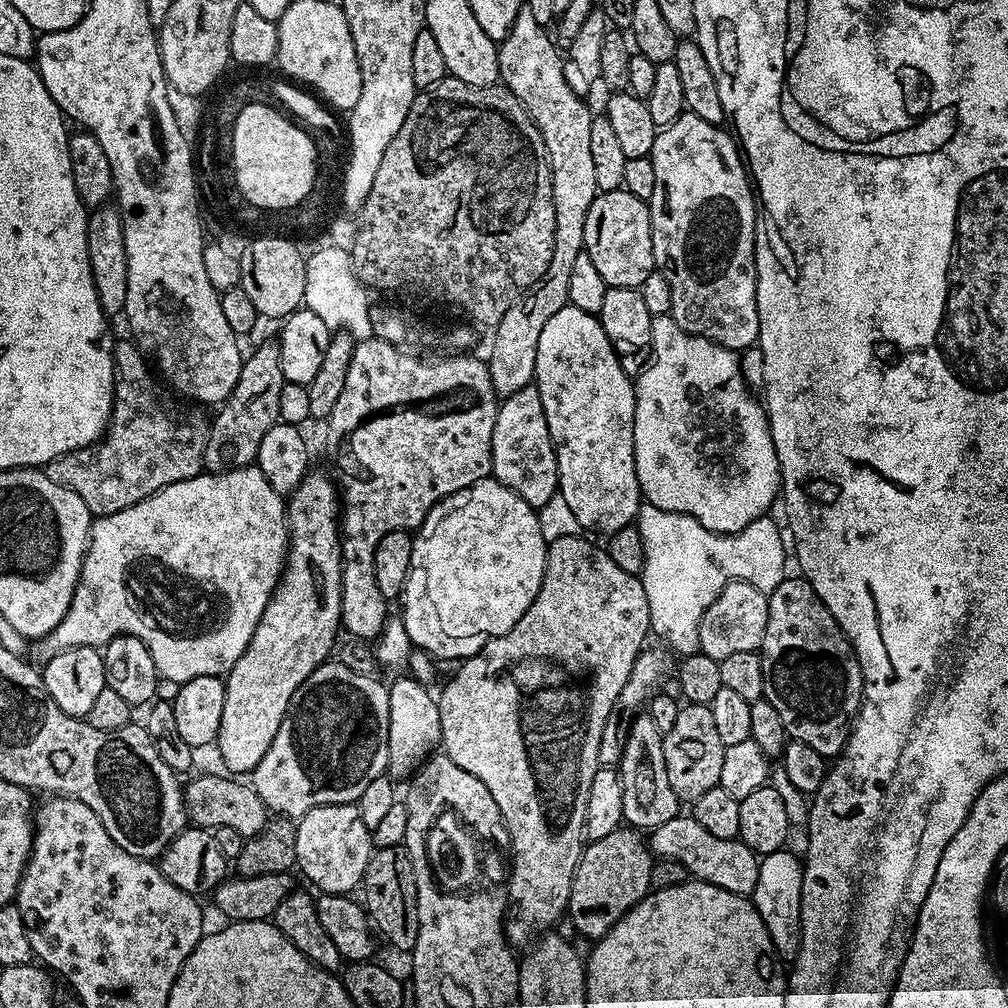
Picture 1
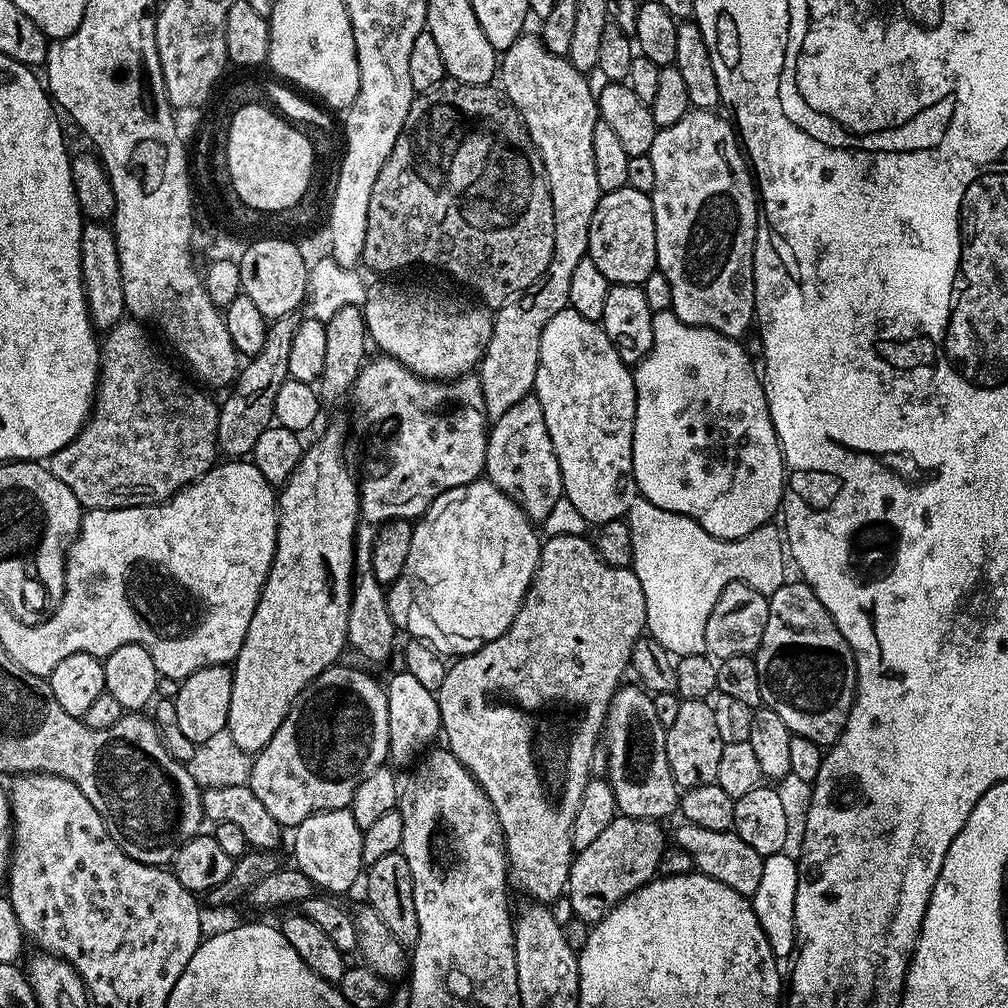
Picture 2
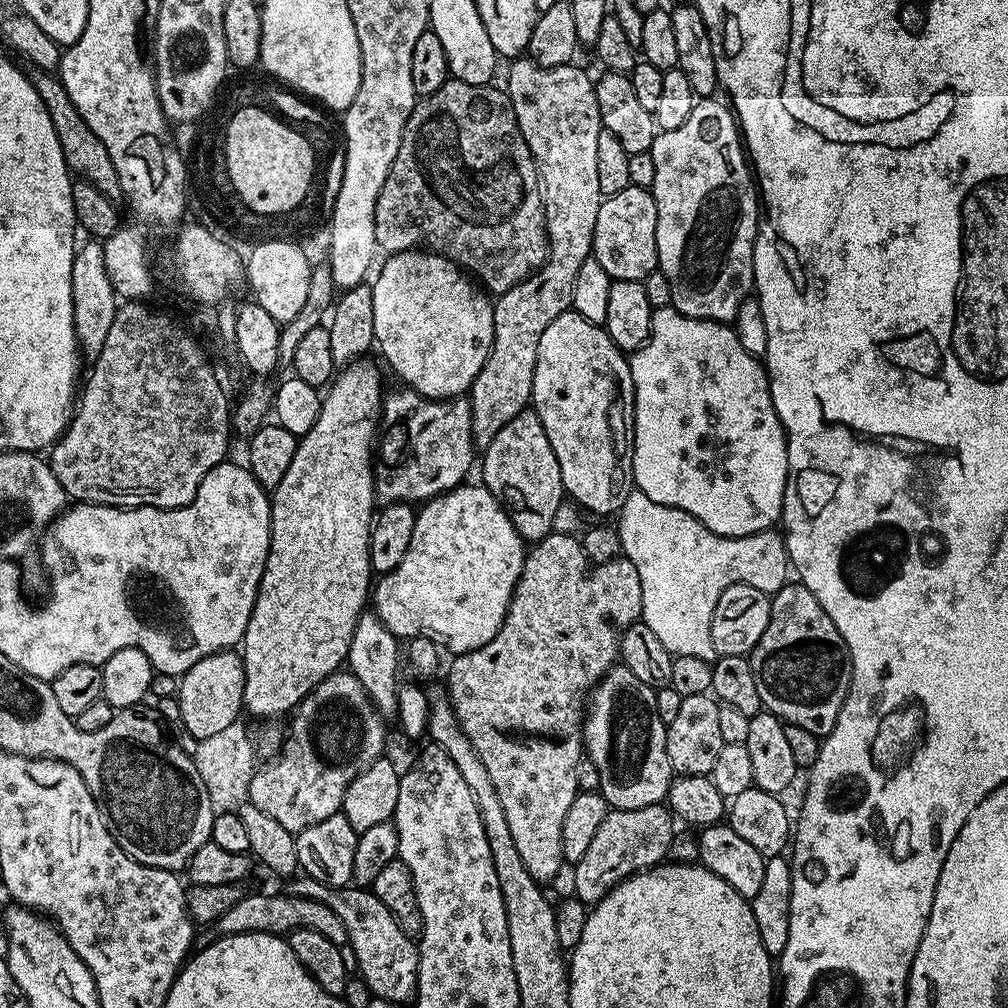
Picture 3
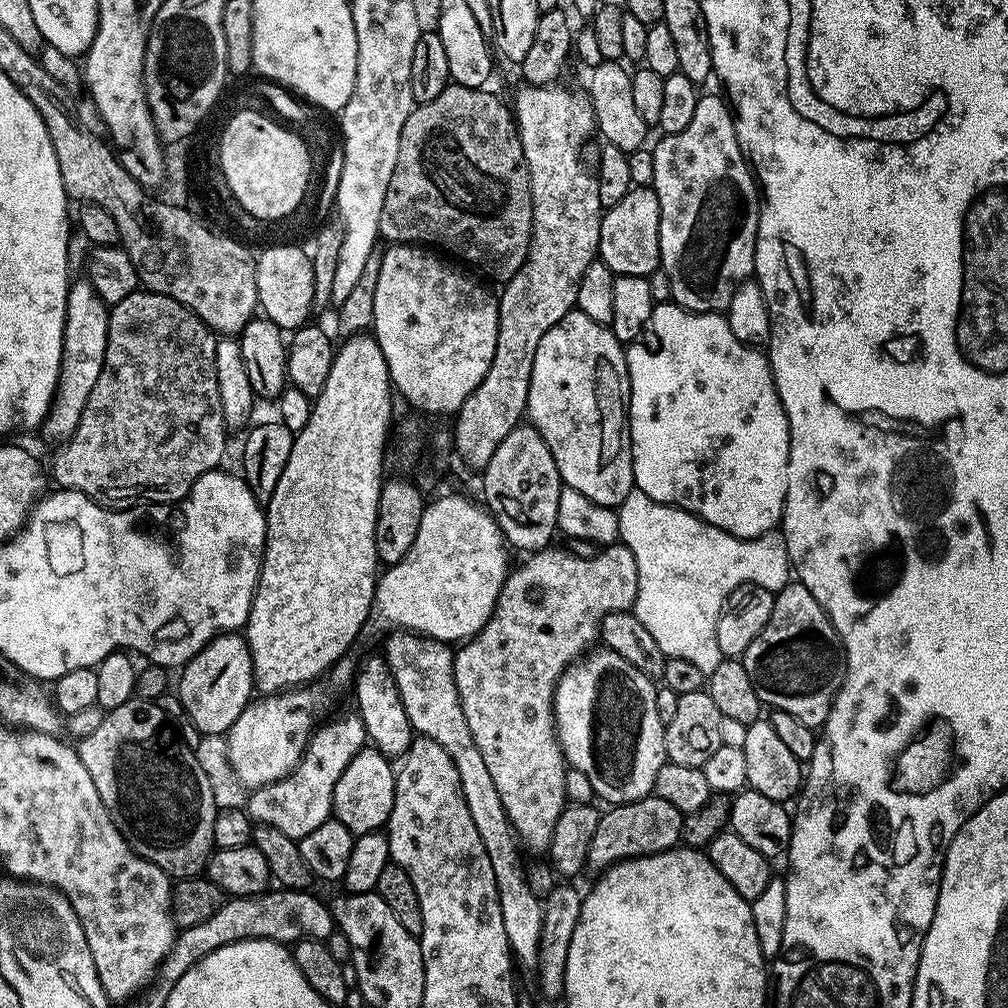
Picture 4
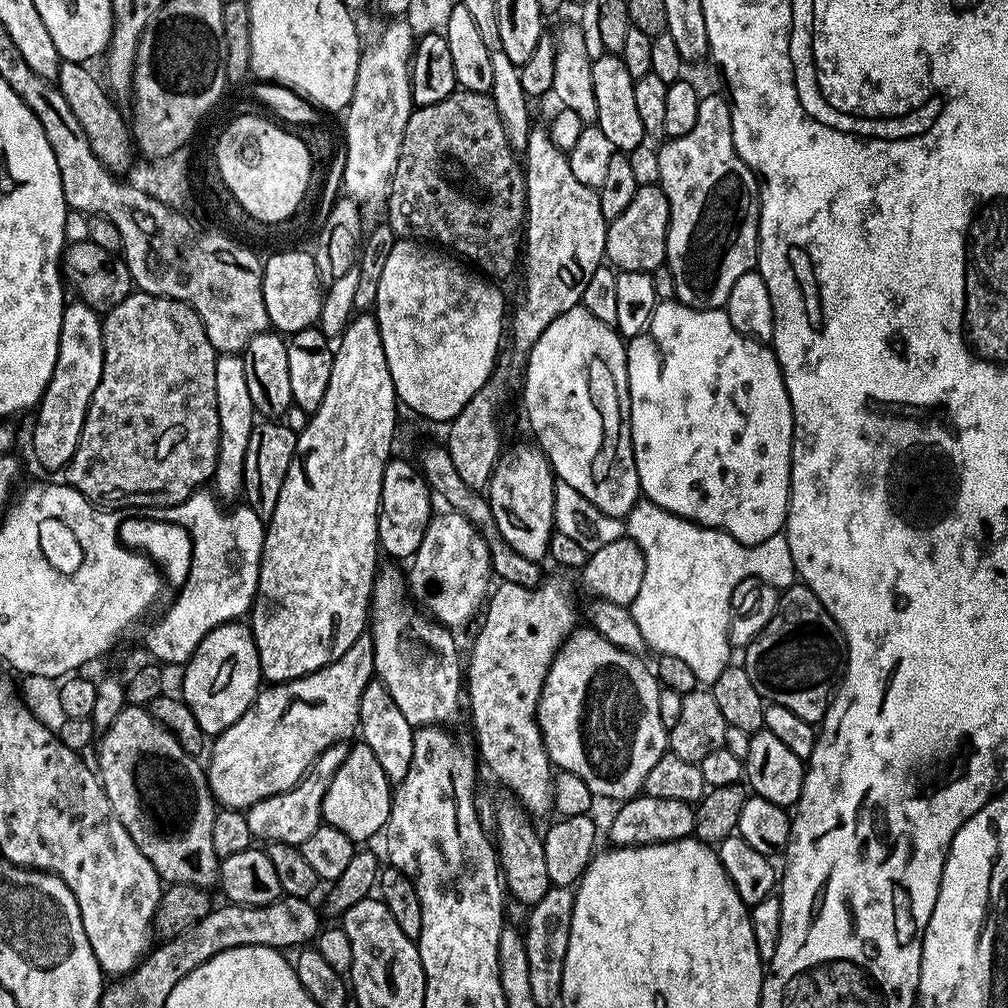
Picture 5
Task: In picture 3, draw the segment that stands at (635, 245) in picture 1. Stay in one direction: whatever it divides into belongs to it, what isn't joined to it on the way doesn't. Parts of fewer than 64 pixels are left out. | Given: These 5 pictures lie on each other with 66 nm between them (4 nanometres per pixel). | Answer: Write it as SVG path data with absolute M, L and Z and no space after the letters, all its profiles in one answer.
M629 184L626 190L618 190L618 194L601 199L598 210L598 222L594 222L594 238L592 239L592 256L602 262L602 270L610 274L613 280L638 280L643 282L650 273L658 268L657 233L658 206L654 202L651 191Z

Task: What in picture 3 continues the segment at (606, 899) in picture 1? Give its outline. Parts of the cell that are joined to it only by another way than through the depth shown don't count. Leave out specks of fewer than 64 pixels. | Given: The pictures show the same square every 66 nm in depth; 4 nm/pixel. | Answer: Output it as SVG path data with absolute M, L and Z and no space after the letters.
M664 804L642 806L638 810L609 810L602 818L602 826L590 841L586 854L578 858L571 869L575 899L587 906L595 906L614 885L635 872L647 872L667 857L674 835L674 817Z

